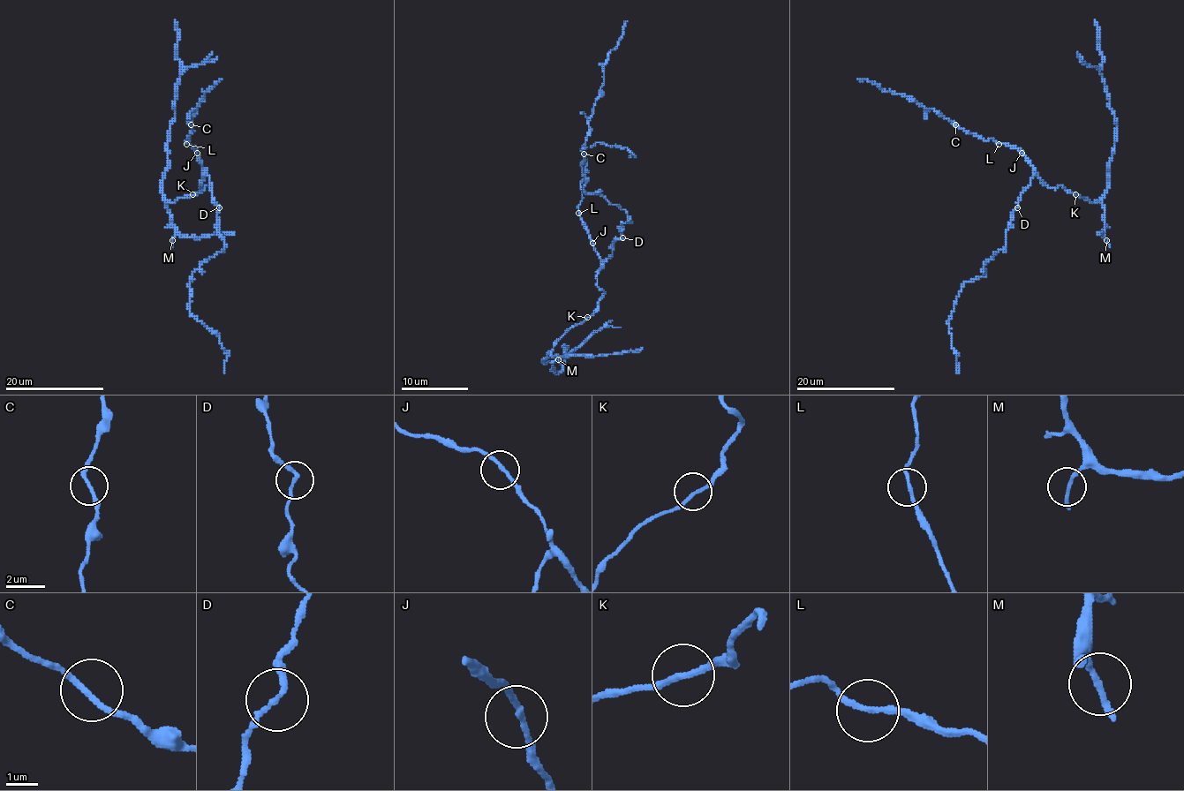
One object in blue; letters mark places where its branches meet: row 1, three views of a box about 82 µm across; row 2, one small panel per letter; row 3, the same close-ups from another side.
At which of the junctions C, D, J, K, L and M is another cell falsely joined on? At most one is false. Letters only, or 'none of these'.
none of these

